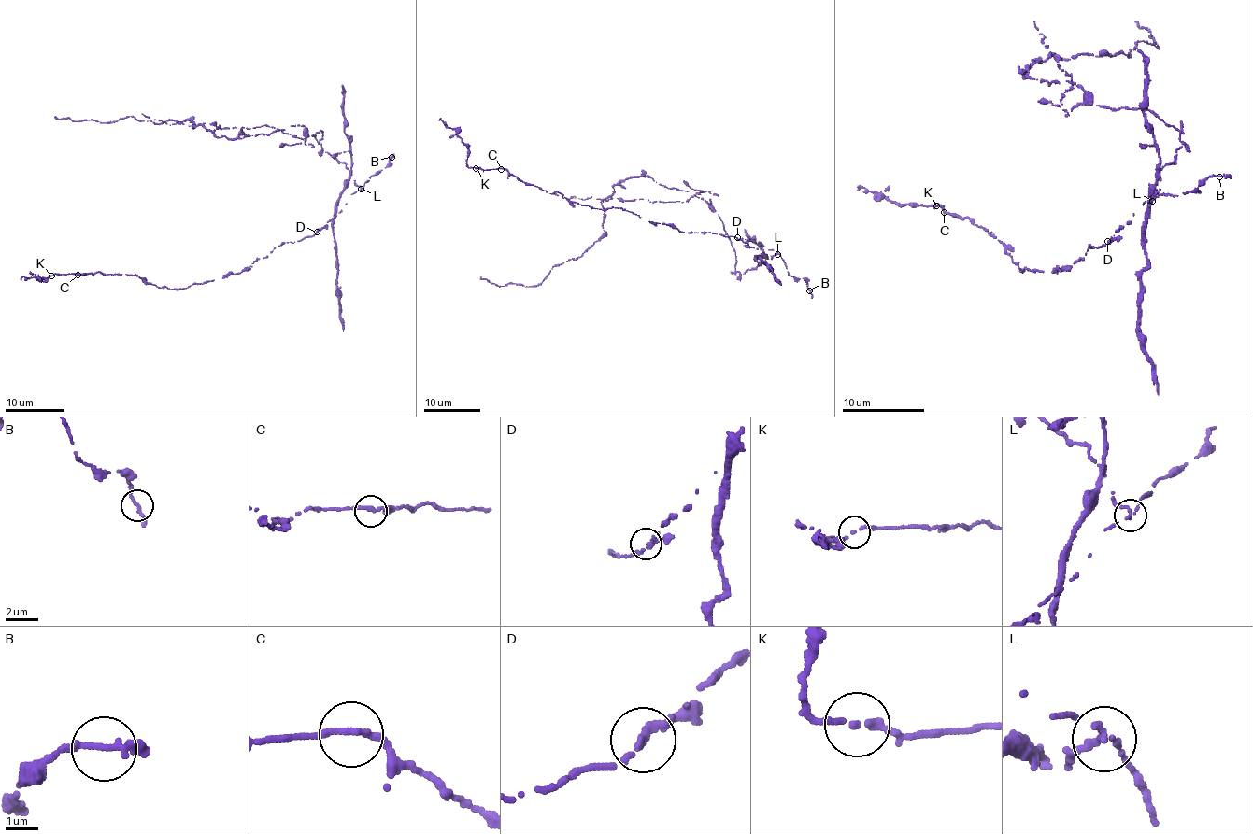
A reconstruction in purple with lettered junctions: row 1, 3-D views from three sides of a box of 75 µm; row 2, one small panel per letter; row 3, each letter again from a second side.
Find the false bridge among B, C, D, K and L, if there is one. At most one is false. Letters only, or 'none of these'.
L

